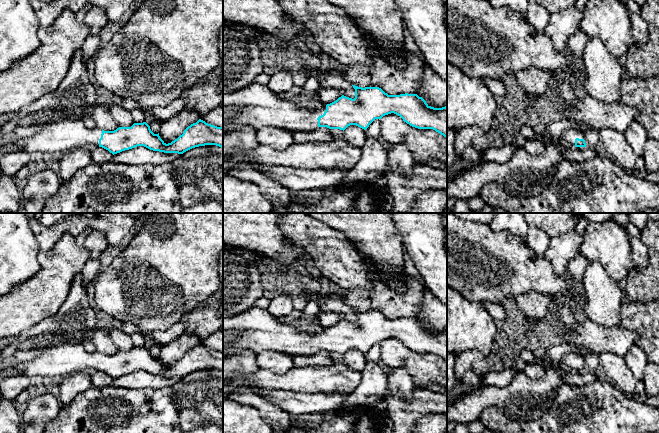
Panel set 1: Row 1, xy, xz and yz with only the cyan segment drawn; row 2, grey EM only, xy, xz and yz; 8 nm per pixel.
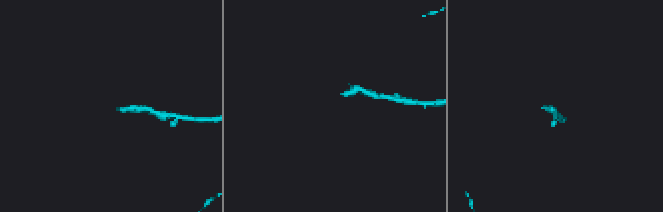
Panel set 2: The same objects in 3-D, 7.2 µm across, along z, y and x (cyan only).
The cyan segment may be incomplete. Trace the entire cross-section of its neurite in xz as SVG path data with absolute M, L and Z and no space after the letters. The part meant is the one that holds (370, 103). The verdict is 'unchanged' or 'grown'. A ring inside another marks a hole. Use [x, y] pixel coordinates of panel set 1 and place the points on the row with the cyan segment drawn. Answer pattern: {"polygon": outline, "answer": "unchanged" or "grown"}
{"polygon": "M253 83L235 92L223 93L223 135L244 125L249 125L256 131L266 126L275 126L291 132L310 132L318 127L344 131L350 125L366 130L375 119L394 113L412 127L433 129L447 138L447 106L431 107L417 94L388 95L379 87L352 86L355 89L354 99L342 95L336 101L321 105L318 109L300 108L293 99L283 98L266 84Z", "answer": "grown"}

